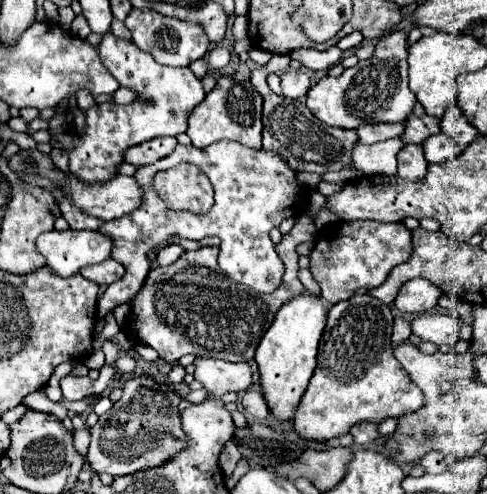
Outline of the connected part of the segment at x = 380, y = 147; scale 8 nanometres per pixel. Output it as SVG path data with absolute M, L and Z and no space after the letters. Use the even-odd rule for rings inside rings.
M390 138L372 146L358 144L352 152L352 168L360 170L366 176L372 174L384 174L394 176L396 174L396 154L404 142L400 138Z

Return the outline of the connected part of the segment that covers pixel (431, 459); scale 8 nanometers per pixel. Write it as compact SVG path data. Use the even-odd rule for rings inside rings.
M428 452L420 460L420 464L422 464L424 474L438 474L438 472L444 472L448 468L444 462L444 454L440 454L440 452Z

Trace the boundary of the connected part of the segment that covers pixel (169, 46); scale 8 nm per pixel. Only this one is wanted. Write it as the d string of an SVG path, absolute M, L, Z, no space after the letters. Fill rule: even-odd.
M134 8L128 14L128 18L124 20L124 24L132 32L134 44L140 50L152 54L154 60L164 64L164 66L188 66L190 62L202 58L210 50L210 40L206 36L206 32L194 22L168 18L168 16L162 16L162 14L154 12L154 10L138 10L138 8Z

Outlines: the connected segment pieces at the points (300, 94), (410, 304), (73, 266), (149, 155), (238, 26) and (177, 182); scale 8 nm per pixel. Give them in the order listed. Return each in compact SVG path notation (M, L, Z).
M288 70L280 76L280 86L282 86L282 96L286 98L304 98L308 88L310 88L310 80L304 72L298 72L298 70Z
M414 278L400 288L398 298L394 300L394 306L400 312L422 314L426 310L432 310L438 304L440 296L442 296L442 290L438 286L430 284L424 278Z
M52 230L38 236L38 252L64 278L84 266L108 260L112 246L112 240L96 230Z
M152 138L148 142L142 142L142 144L126 150L124 160L130 164L136 164L136 166L154 164L156 160L168 156L176 148L176 144L178 144L176 138Z
M236 16L232 32L234 32L234 38L236 38L236 40L248 38L248 18L246 18L246 16Z
M178 164L154 176L154 188L168 208L208 212L214 204L214 192L208 176L192 164Z

